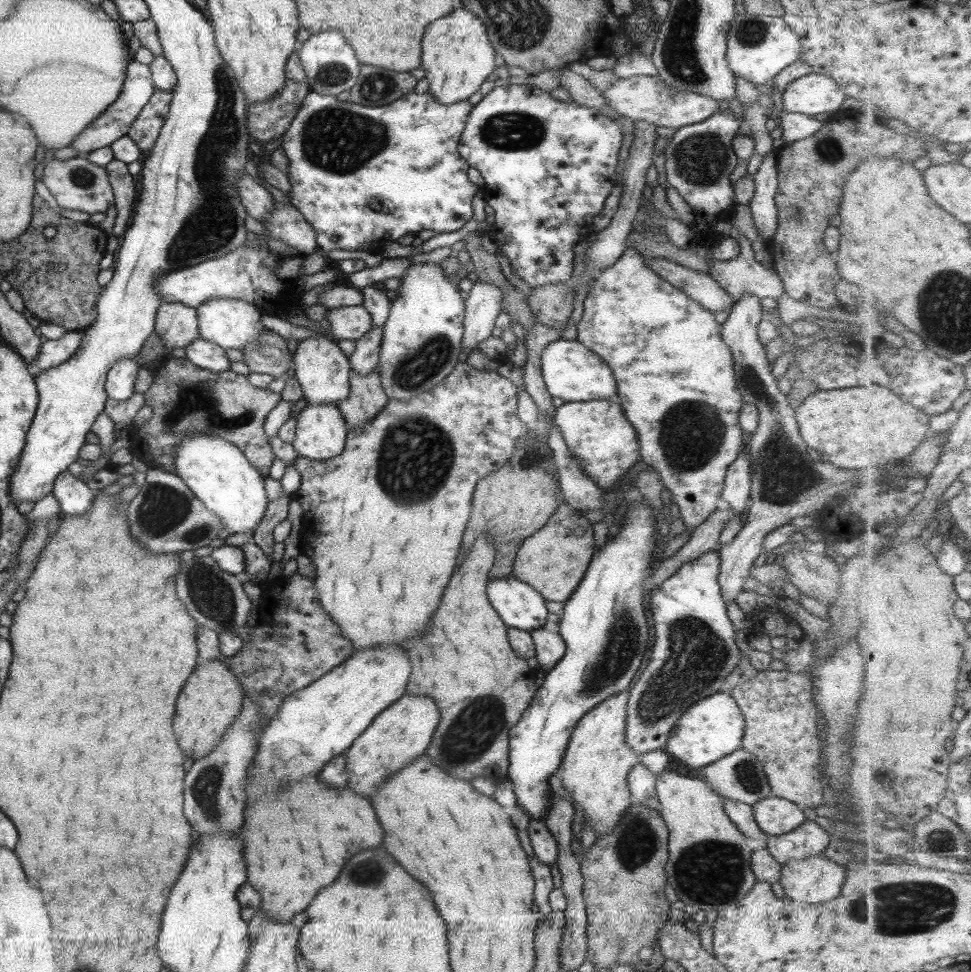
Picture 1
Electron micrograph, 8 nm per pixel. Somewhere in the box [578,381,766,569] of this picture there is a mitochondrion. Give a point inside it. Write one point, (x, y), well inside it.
(691, 434)

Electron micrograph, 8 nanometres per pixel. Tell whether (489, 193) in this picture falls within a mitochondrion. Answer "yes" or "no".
no

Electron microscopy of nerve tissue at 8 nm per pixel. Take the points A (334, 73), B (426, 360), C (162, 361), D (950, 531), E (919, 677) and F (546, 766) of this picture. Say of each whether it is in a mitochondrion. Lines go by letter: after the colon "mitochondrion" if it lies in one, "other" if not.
A: mitochondrion
B: mitochondrion
C: other
D: other
E: other
F: other

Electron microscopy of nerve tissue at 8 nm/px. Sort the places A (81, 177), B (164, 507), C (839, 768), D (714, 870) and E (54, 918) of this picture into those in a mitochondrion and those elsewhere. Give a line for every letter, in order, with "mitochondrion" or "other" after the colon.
A: mitochondrion
B: mitochondrion
C: other
D: mitochondrion
E: other

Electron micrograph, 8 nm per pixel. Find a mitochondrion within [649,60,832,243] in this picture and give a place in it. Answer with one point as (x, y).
(700, 160)

